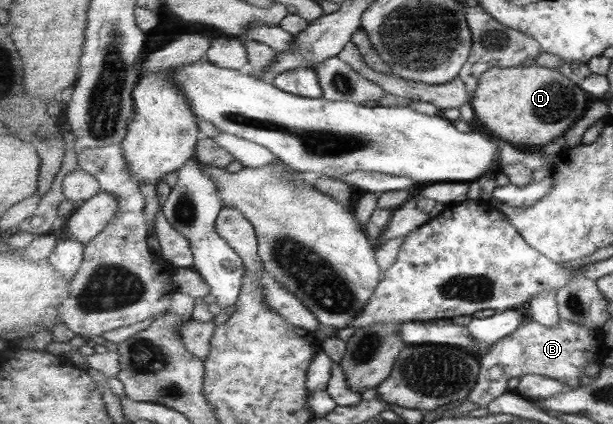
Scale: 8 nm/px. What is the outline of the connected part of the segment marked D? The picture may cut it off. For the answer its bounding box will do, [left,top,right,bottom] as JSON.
[472,64,589,144]

